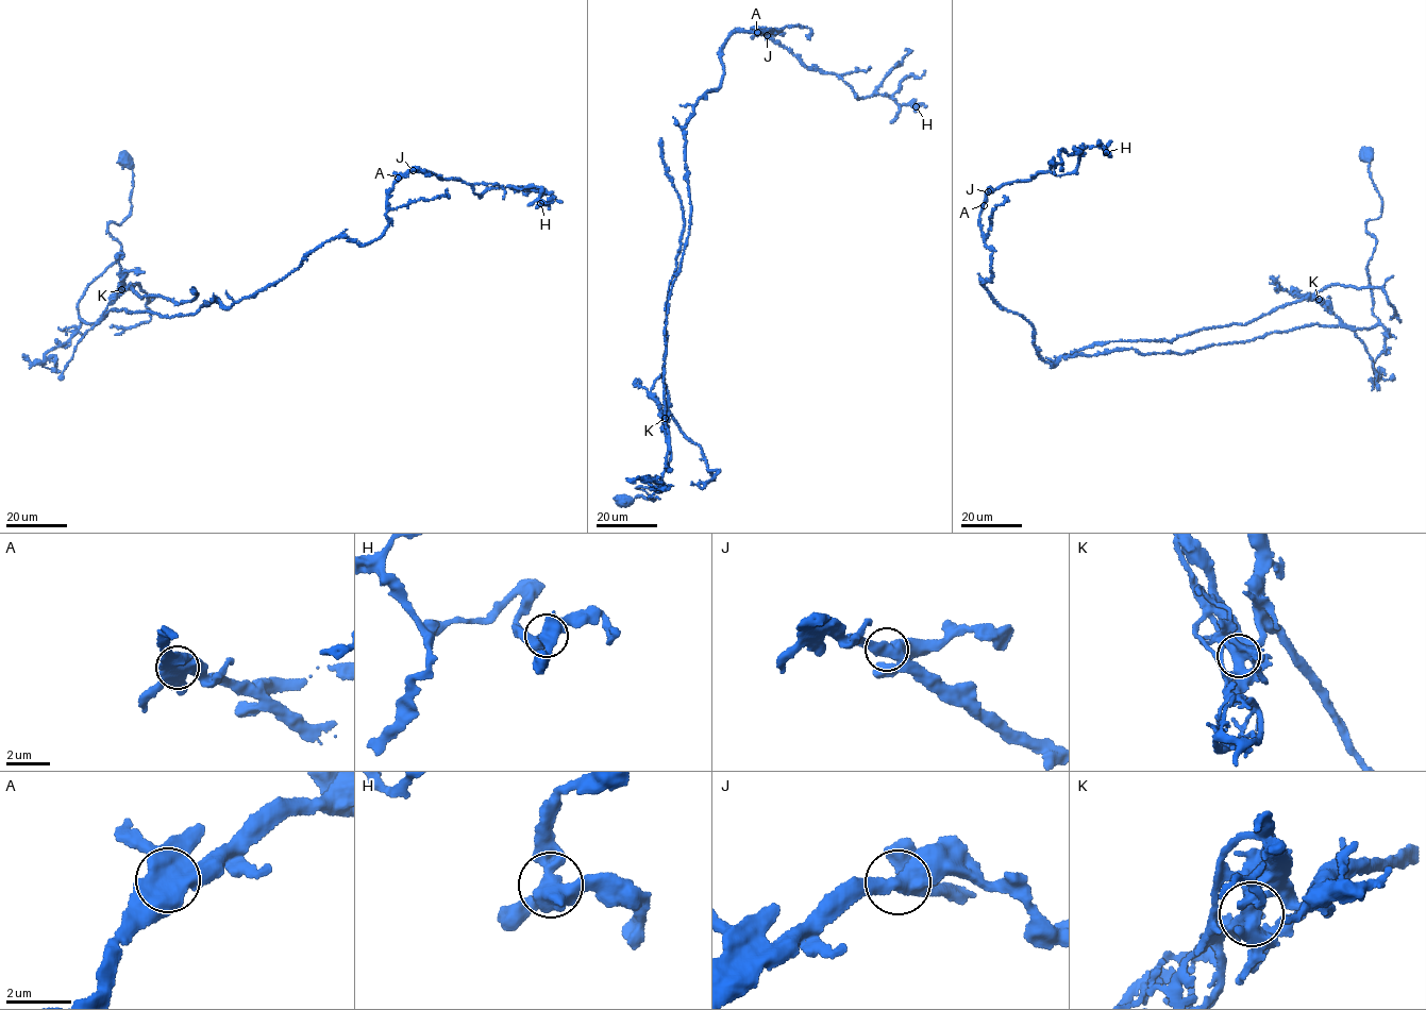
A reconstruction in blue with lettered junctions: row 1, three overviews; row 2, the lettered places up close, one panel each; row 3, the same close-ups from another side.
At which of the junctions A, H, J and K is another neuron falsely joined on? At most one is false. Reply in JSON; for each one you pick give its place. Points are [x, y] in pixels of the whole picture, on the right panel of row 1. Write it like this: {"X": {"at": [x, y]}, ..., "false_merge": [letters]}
{"K": {"at": [1319, 299]}, "false_merge": ["K"]}

